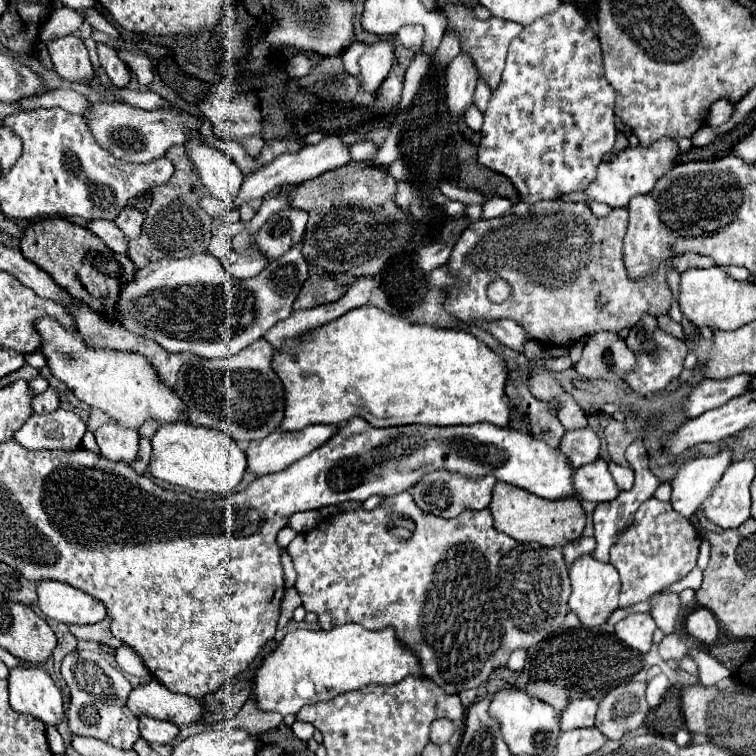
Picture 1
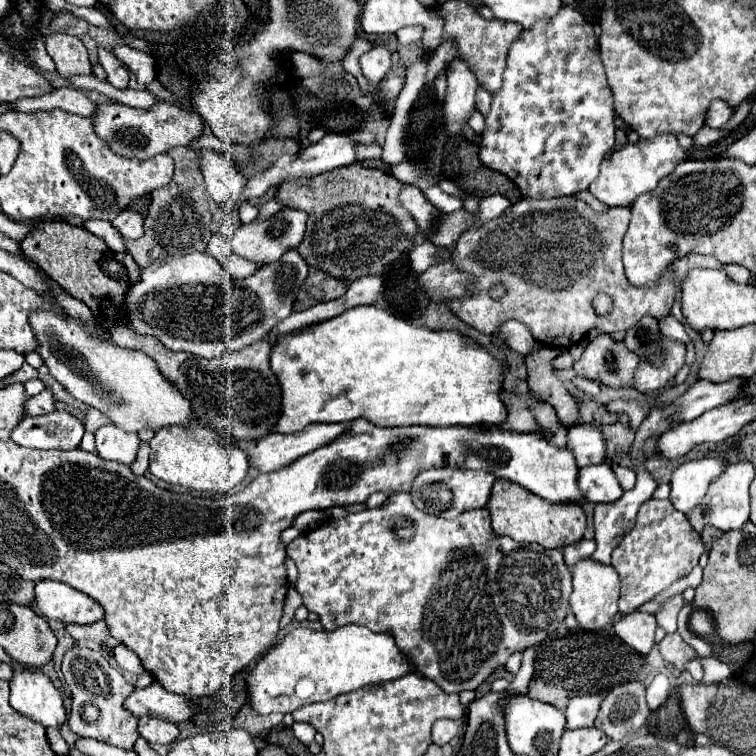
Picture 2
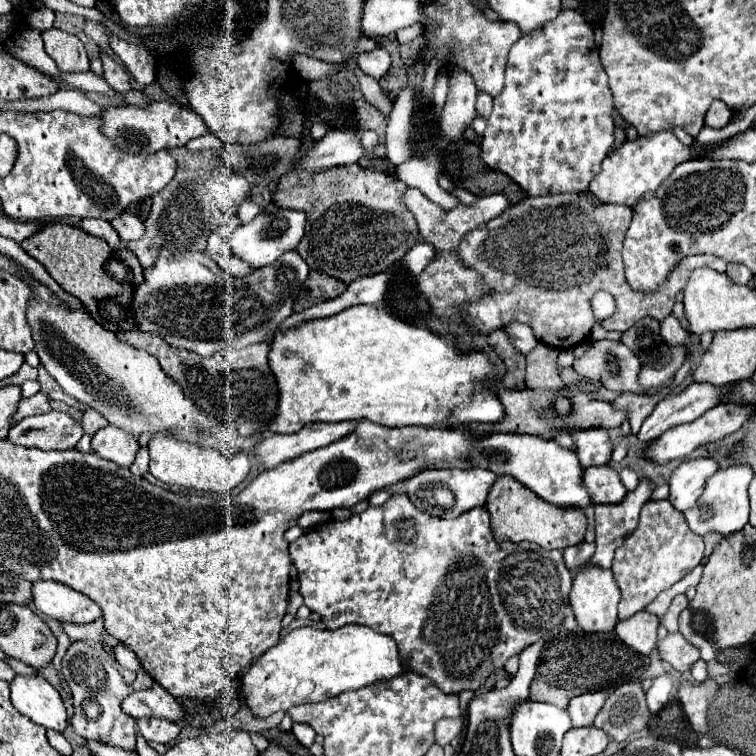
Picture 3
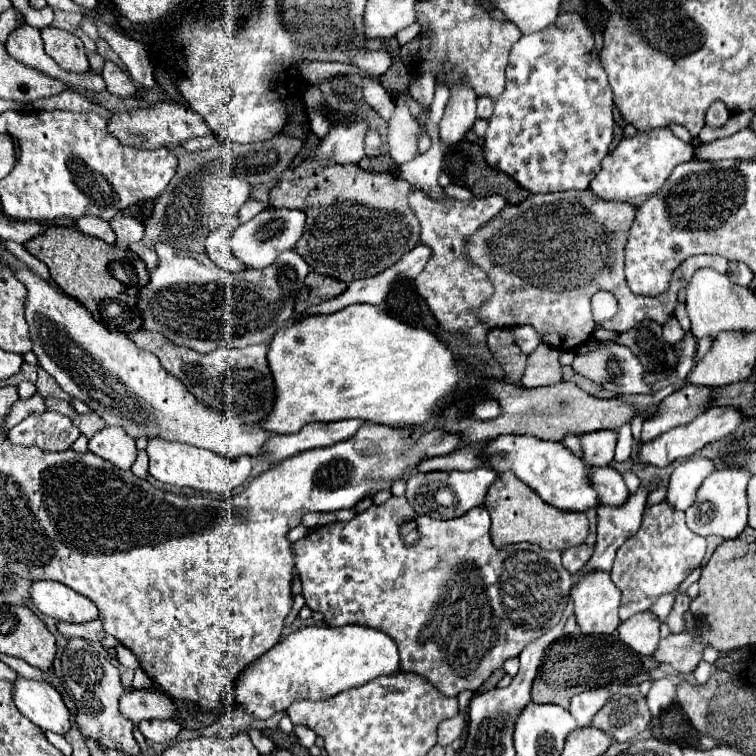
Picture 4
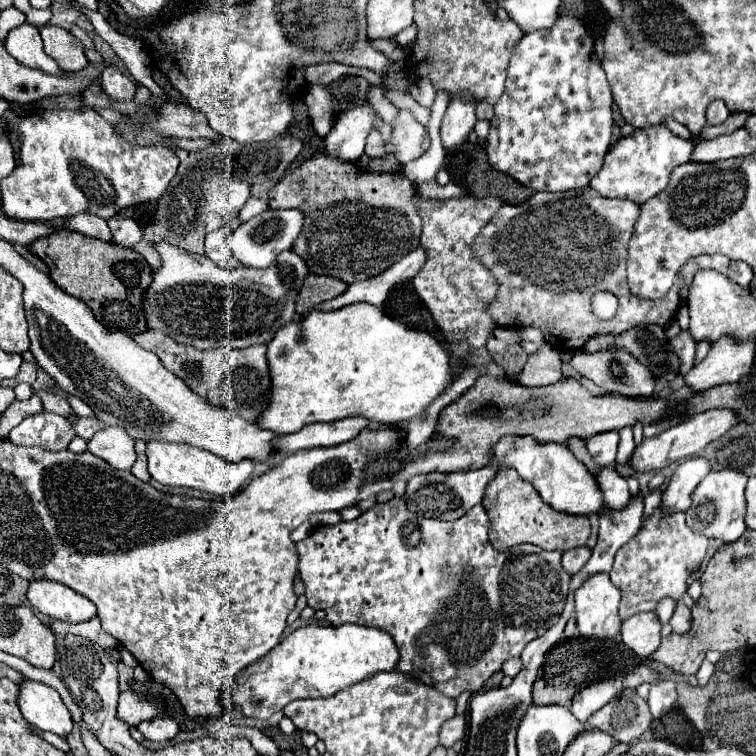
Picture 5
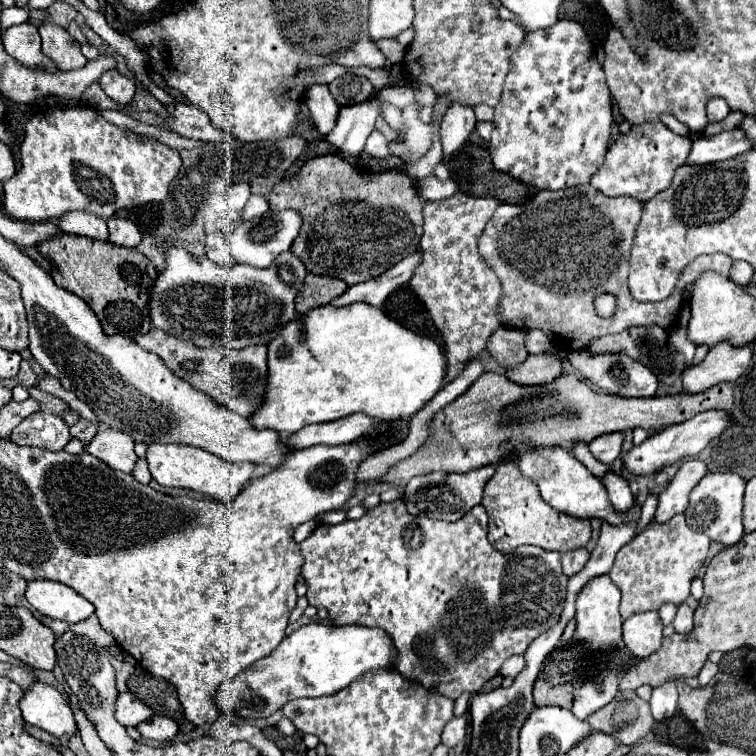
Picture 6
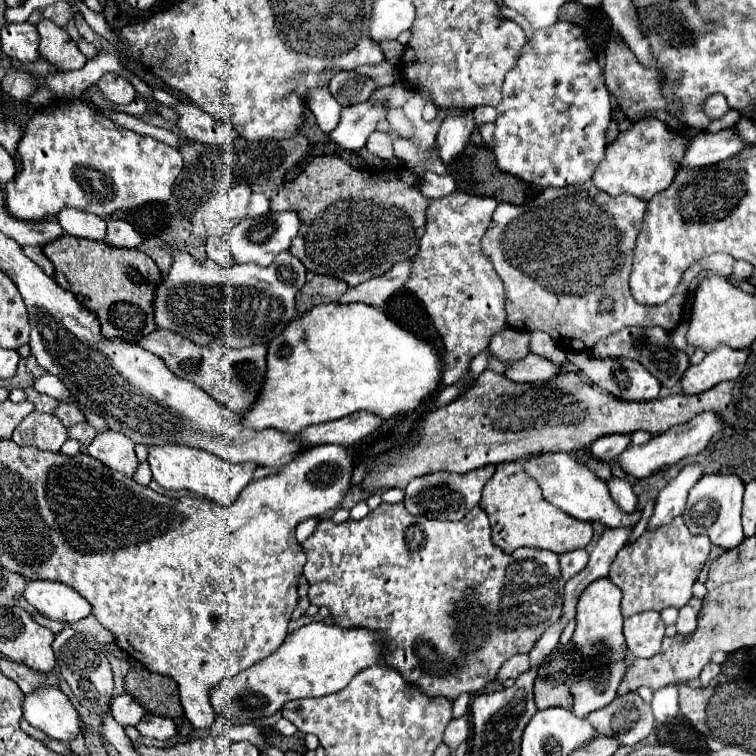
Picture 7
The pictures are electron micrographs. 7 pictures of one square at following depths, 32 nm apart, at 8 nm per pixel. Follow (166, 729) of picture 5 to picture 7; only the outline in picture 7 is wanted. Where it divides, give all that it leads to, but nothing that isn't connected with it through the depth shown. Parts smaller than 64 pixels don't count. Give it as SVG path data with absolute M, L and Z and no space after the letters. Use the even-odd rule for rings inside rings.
M146 714L136 730L146 736L146 738L156 738L156 740L170 740L172 736L176 736L176 724L168 718L162 718L162 716L150 716Z

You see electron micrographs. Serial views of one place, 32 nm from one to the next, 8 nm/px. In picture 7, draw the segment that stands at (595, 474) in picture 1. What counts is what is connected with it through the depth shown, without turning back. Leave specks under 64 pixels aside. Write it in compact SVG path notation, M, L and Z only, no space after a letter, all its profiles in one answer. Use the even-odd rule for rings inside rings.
M612 478L608 482L610 494L614 498L614 502L626 510L626 512L634 512L638 508L638 496L632 490L632 484L628 480L620 480L620 478Z

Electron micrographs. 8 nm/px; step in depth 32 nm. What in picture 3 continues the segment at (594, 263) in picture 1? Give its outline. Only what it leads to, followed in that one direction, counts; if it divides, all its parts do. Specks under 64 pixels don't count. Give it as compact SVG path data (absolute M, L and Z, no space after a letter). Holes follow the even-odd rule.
M568 192L568 194L552 194L552 196L528 196L522 202L506 208L500 216L490 220L484 226L478 226L474 232L466 234L460 242L460 260L468 264L470 268L478 270L486 284L494 288L492 296L484 296L480 302L468 304L464 312L468 318L472 318L472 324L478 326L484 334L490 334L510 322L522 322L528 324L534 334L548 346L558 350L570 350L584 342L590 336L592 326L596 324L590 298L598 290L606 290L616 298L616 314L610 320L602 320L604 330L618 330L626 332L632 328L638 320L650 316L658 322L662 322L666 316L672 314L672 306L676 302L676 294L684 288L688 282L688 276L696 268L714 268L718 272L726 270L726 262L716 256L688 256L684 258L670 274L664 288L658 292L632 292L632 288L626 282L624 276L624 264L622 264L622 242L626 236L626 230L632 222L632 208L624 204L598 204L594 206L590 198L582 192Z

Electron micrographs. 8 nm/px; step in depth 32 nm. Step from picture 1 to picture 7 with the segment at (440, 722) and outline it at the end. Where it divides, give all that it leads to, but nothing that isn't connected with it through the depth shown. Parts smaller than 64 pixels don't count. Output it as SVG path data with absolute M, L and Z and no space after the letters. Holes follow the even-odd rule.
M462 716L462 718L452 720L452 722L446 726L444 744L446 744L450 750L456 750L462 742L468 740L468 736L470 736L470 720L468 720L468 716Z

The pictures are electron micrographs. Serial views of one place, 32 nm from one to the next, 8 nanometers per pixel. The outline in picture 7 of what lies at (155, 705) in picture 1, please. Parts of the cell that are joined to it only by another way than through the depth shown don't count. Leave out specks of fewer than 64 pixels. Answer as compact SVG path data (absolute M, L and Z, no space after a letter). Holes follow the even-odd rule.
M126 692L112 698L110 712L112 712L114 720L122 726L136 726L140 722L140 718L146 714L144 708L140 708L140 704L136 704L136 700L132 700L132 696L128 696Z

